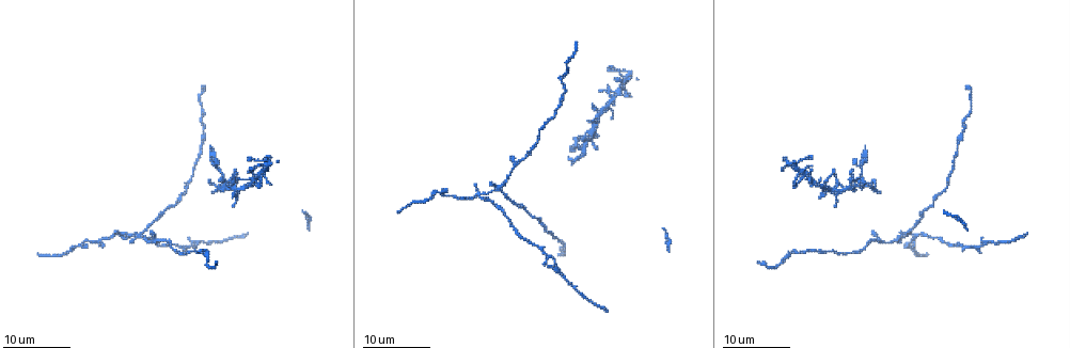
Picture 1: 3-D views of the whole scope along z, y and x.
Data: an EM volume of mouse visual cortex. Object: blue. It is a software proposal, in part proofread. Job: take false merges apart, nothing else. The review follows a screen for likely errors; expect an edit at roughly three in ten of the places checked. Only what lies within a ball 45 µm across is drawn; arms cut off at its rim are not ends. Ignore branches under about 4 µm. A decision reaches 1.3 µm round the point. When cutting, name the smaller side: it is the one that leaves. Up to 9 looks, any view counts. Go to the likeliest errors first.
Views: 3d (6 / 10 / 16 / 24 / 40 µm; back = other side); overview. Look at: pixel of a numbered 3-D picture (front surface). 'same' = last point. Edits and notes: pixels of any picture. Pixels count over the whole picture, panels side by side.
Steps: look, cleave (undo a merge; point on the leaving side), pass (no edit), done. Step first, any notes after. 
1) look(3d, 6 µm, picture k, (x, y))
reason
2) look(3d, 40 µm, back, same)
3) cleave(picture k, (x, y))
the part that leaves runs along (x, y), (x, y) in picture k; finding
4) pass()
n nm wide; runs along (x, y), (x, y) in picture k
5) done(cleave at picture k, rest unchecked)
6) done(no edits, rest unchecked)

look(3d, 24 µm, picture 1, (477, 197))
four or more arms meet

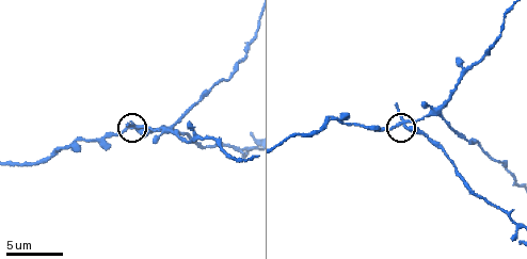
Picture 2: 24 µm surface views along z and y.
look(3d, 6 µm, picture 2, (402, 122))

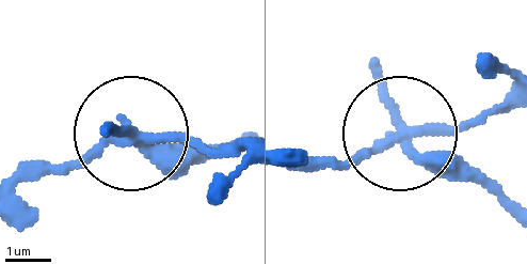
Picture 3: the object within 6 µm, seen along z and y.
cleave(picture 3, (192, 161))
the part that leaves runs along (406, 135), (510, 200) in picture 3; two neurons meet here

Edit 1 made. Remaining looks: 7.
look(overview)

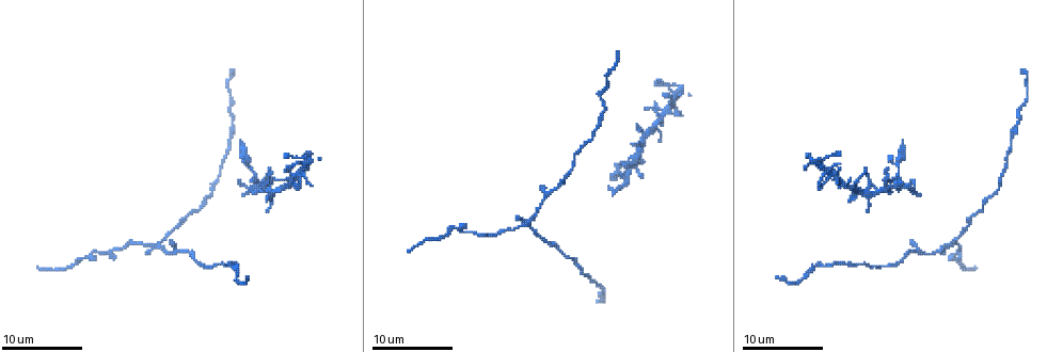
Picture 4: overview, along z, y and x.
look(3d, 10 µm, picture 4, (628, 173))
four or more arms meet

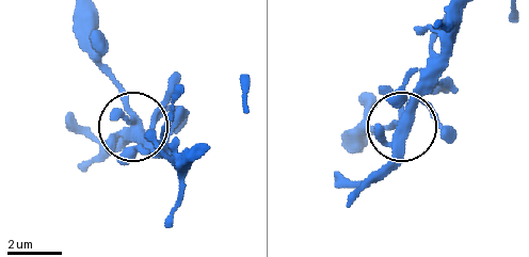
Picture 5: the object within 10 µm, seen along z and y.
cleave(picture 5, (110, 75))
a second neuron is stuck on

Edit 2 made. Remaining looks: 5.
look(overview)
redraw

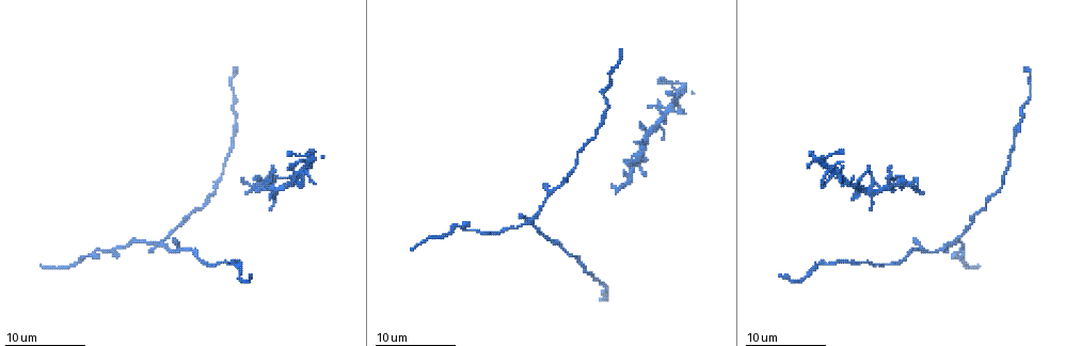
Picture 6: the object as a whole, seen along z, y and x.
look(3d, 6 µm, picture 6, (602, 94))
thick turns thin

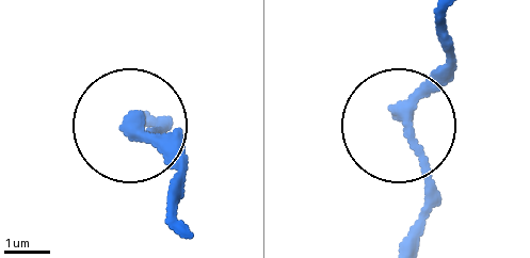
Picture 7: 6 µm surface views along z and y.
look(3d, 6 µm, back, picture 7, (403, 116))

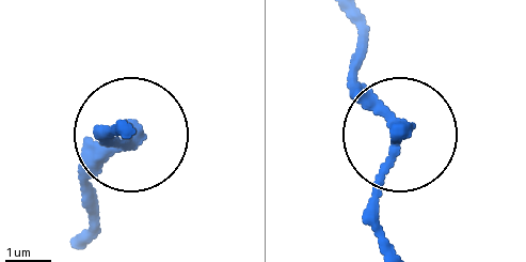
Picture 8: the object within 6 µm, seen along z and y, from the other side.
pass()
runs along (392, 243), (372, 197), (396, 127), (353, 62) in picture 8; one neuron here

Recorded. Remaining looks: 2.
look(3d, 10 µm, picture 6, (1010, 159))
thick turns thin

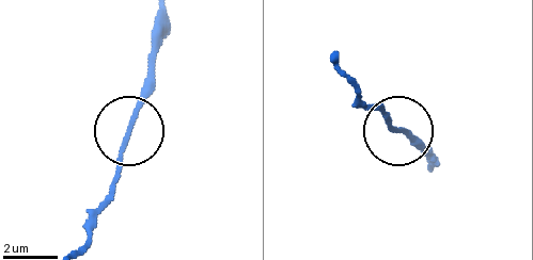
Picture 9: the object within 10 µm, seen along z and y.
look(3d, 6 µm, picture 9, (132, 123))

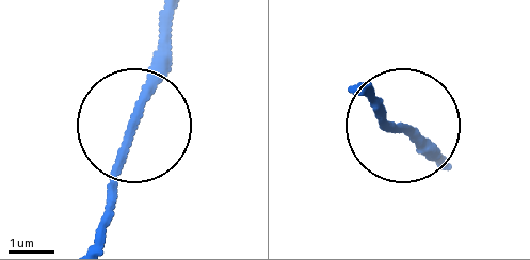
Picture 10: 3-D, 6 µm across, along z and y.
pass()
one neuron here

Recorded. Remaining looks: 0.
done(cleave at picture 3, cleave at picture 5, rest unchecked)

